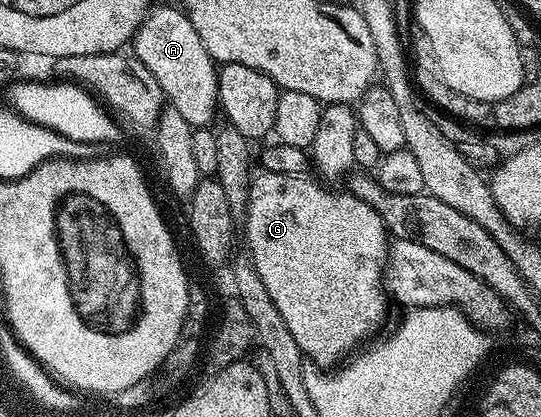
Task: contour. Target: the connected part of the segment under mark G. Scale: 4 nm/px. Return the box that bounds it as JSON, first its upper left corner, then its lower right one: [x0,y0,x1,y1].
[244,172,390,367]

